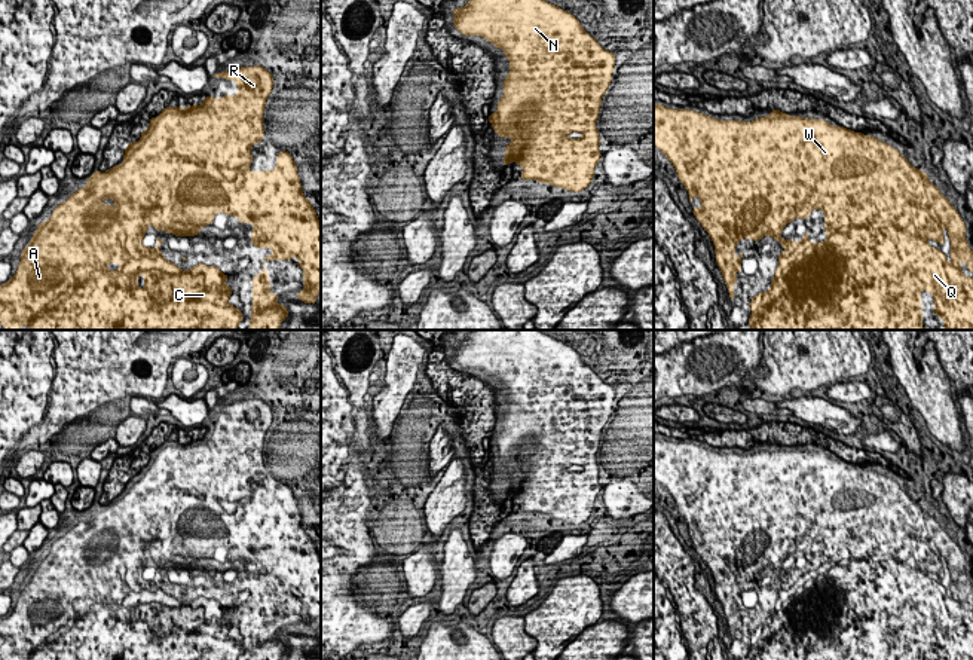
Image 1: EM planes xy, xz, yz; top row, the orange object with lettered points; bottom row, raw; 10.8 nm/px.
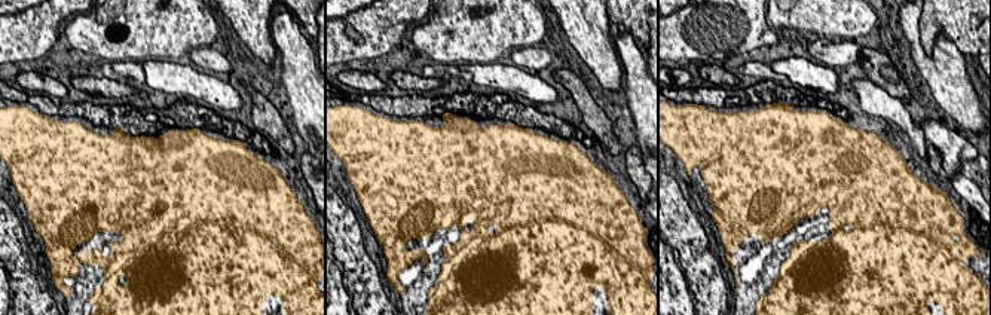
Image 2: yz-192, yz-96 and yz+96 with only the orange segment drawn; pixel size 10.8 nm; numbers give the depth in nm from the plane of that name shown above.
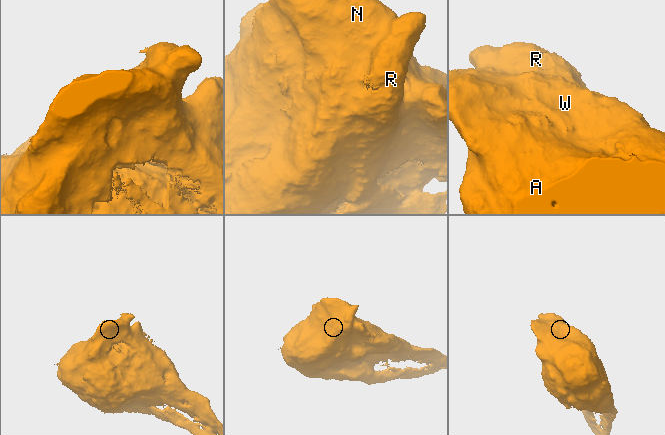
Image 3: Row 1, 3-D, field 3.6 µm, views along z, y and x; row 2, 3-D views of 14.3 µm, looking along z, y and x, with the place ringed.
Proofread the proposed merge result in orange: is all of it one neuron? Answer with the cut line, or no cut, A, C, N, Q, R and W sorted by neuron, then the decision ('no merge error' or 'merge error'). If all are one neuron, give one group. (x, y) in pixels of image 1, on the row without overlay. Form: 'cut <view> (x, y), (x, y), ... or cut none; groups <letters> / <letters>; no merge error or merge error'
cut none; groups A C N Q R W; no merge error

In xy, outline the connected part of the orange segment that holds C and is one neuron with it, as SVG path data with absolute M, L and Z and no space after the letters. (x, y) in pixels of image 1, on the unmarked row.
M248 398L241 401L233 401L230 404L221 404L212 407L212 410L223 410L224 413L233 413L238 418L238 428L232 427L223 428L215 433L212 428L204 431L202 439L192 437L186 441L181 440L165 440L159 449L150 450L149 461L141 465L141 471L126 479L123 492L120 498L108 501L105 505L94 504L94 507L86 513L86 519L74 525L67 534L56 538L52 544L49 554L42 554L30 577L21 584L21 595L18 598L16 606L4 617L0 618L0 657L1 660L238 660L244 653L242 645L229 636L232 627L232 620L223 615L229 612L217 599L206 599L205 596L198 596L192 599L189 605L178 601L175 596L168 595L159 584L162 581L162 572L157 571L154 581L146 580L143 571L147 566L147 559L153 559L157 565L163 563L172 566L174 569L196 569L204 559L214 554L217 546L224 546L226 549L235 549L239 556L251 556L253 566L251 575L254 581L270 581L273 586L266 589L266 593L293 593L293 589L299 590L299 596L303 602L303 617L305 623L296 626L296 629L303 636L316 638L316 629L321 627L321 556L318 554L316 544L312 541L312 534L303 529L303 522L300 510L297 507L299 498L294 496L293 489L287 483L281 483L276 489L276 501L269 504L253 505L250 496L253 495L251 482L254 476L261 476L264 468L263 446L266 440L266 433L273 421L273 409L264 400Z

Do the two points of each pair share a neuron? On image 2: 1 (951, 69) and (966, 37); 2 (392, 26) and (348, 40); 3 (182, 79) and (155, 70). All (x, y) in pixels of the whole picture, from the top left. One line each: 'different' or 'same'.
1: different
2: same
3: same

